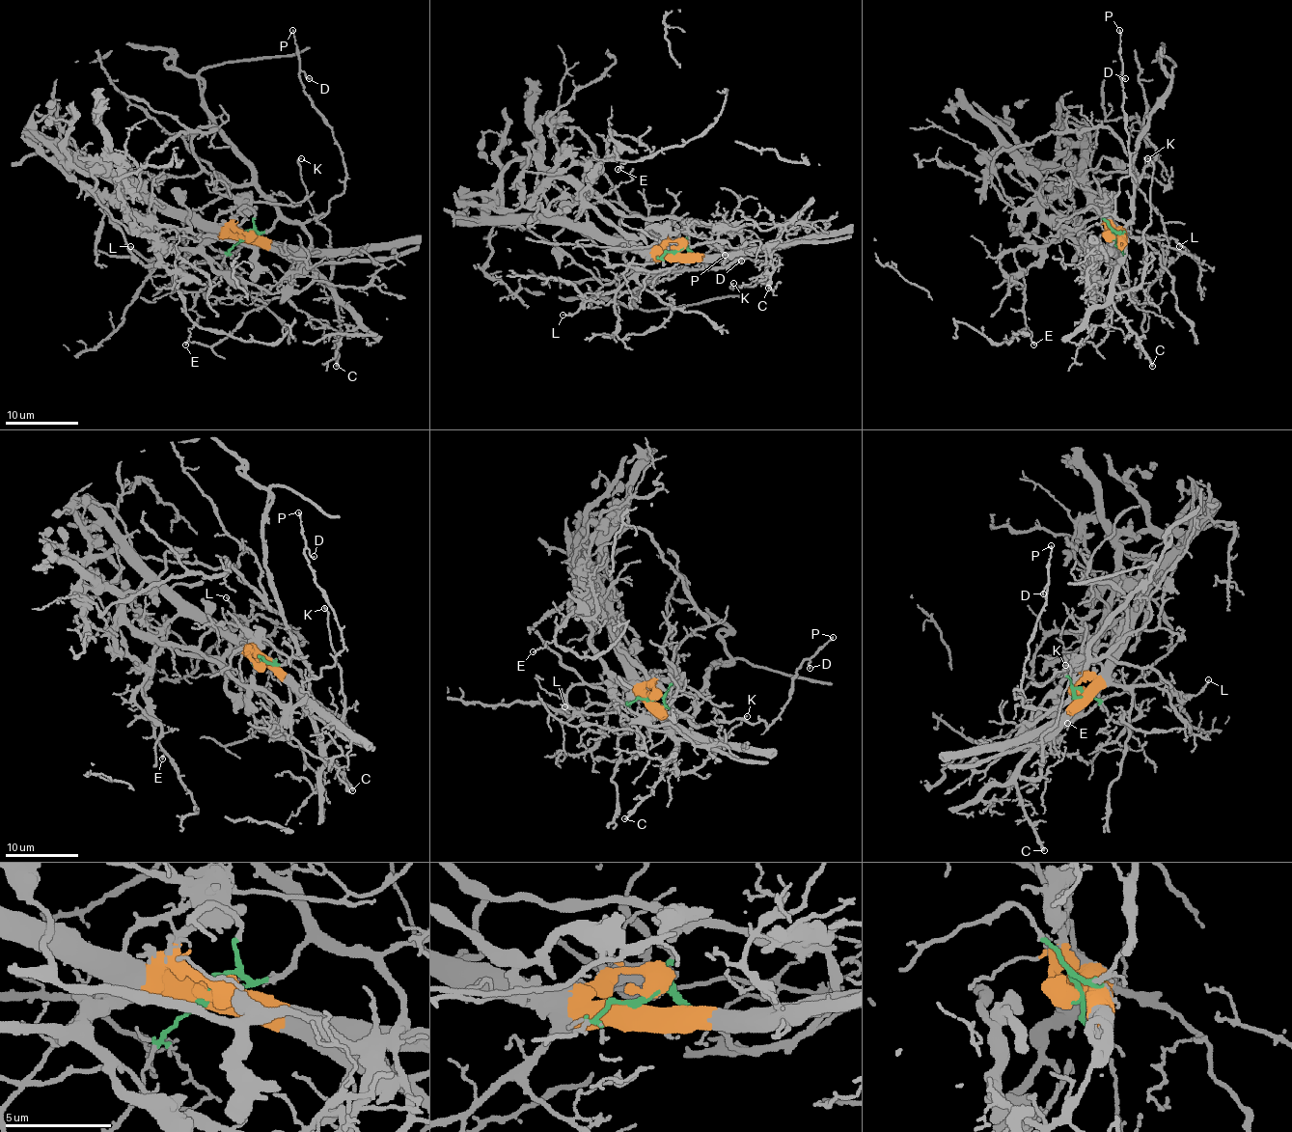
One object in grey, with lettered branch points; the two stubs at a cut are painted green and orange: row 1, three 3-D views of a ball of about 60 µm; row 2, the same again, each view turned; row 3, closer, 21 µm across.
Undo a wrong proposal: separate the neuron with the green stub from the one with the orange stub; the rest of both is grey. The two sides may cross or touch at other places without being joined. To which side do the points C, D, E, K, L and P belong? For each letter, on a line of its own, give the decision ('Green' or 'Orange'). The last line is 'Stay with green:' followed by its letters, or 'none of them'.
C: Orange
D: Green
E: Orange
K: Orange
L: Orange
P: Green
Stay with green: D, P

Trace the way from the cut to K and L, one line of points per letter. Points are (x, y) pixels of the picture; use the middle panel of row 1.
K: (677, 251), (681, 254), (746, 254), (764, 249), (764, 280), (732, 289), (732, 284)
L: (677, 251), (655, 252), (616, 289), (582, 300), (582, 306), (575, 313), (562, 315)

